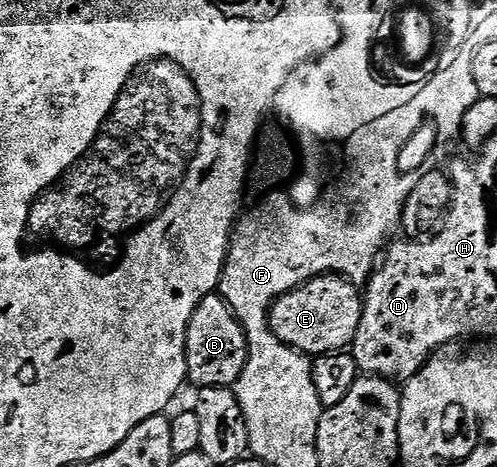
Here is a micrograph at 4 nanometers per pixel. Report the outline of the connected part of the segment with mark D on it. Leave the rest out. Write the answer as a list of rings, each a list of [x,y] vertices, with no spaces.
[[[379,264],[375,268],[374,272],[376,279],[369,279],[372,282],[372,287],[364,287],[364,300],[362,302],[362,318],[359,321],[358,330],[355,333],[354,340],[352,342],[352,352],[359,370],[363,374],[373,375],[376,377],[385,377],[387,379],[405,379],[407,377],[413,377],[422,369],[422,365],[426,362],[426,358],[436,350],[441,349],[443,345],[449,345],[450,342],[450,267],[434,267],[434,271],[426,271],[426,273],[420,273],[420,275],[412,275],[414,279],[418,281],[400,281],[398,279],[398,285],[396,285],[396,277],[382,277],[386,273],[386,268],[382,264]]]

